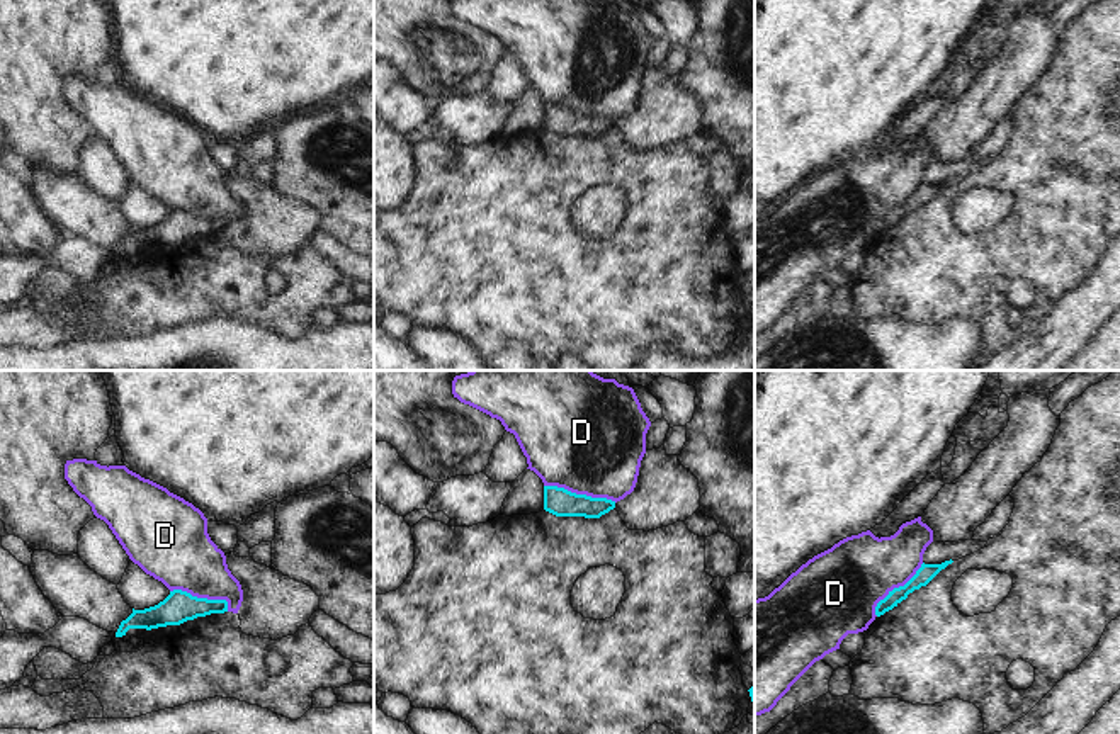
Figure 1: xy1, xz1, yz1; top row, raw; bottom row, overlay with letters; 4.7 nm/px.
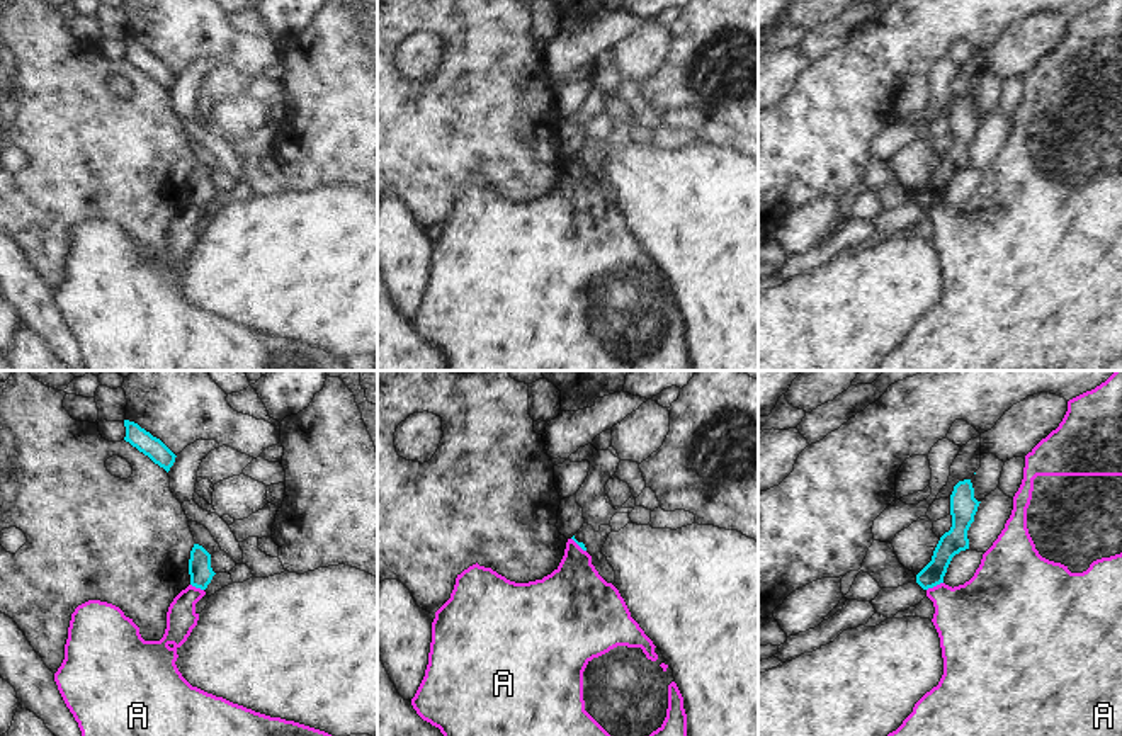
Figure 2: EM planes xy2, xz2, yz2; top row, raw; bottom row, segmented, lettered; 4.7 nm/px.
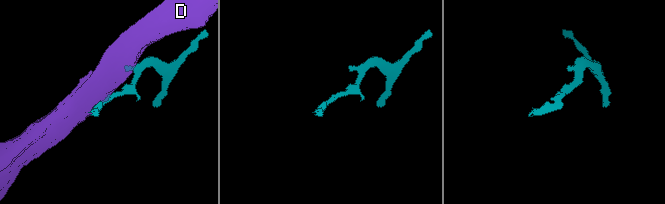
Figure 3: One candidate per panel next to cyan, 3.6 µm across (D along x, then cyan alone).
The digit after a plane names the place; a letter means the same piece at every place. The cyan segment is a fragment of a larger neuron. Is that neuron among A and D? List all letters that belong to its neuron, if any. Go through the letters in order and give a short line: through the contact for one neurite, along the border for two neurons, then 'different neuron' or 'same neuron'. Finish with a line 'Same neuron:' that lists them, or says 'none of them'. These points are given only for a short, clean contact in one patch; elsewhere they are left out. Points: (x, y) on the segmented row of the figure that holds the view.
A: yz2 (942, 582), (927, 590) | different neuron
D: different neuron
Same neuron: none of them

